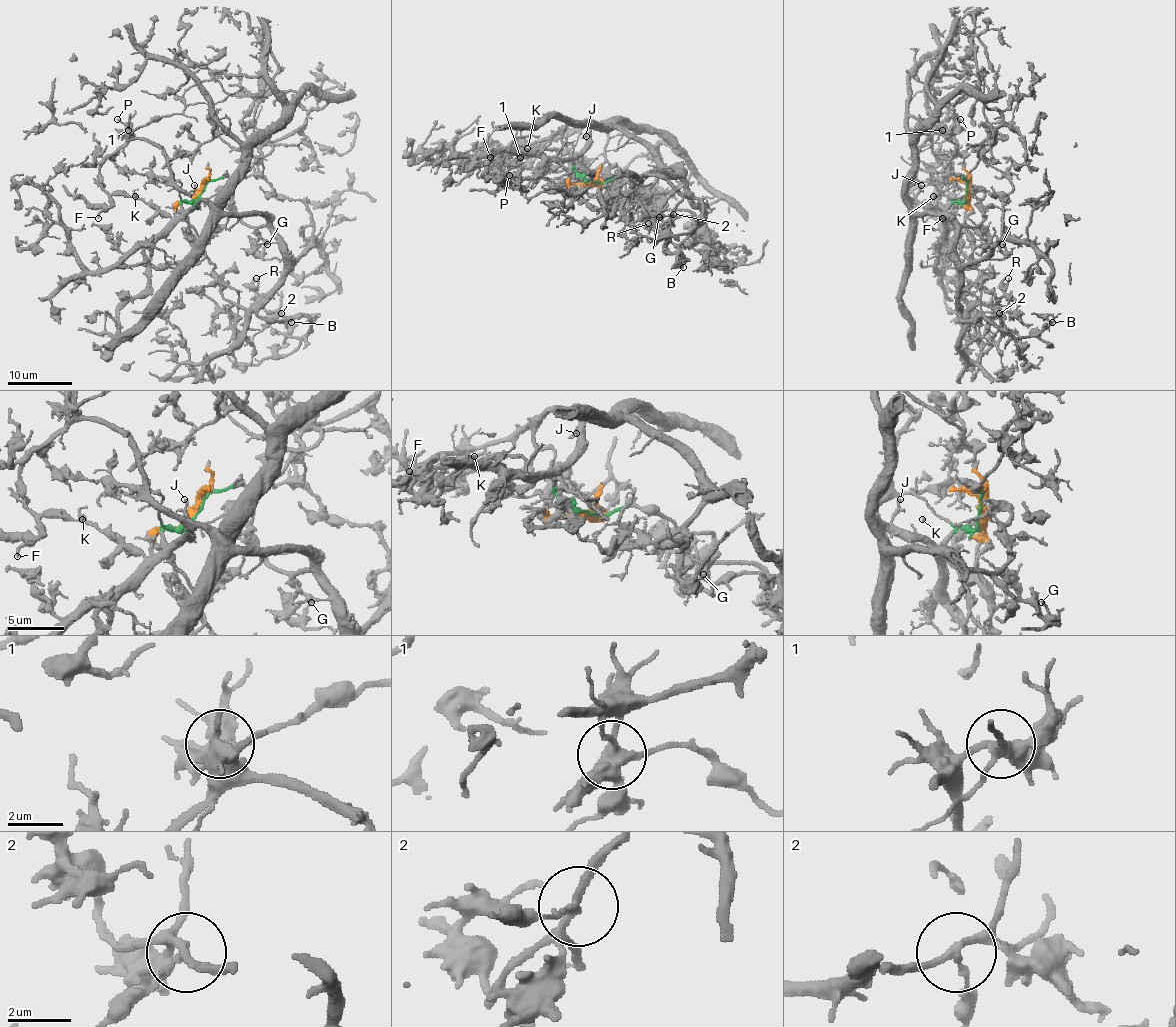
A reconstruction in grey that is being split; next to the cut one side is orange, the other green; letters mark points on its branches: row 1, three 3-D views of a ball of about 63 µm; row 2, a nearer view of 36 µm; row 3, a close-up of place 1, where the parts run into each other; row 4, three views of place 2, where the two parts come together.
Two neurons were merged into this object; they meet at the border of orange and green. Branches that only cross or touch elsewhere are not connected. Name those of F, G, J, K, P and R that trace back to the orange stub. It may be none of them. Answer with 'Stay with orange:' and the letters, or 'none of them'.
Stay with orange: F, G, J, K, P, R

